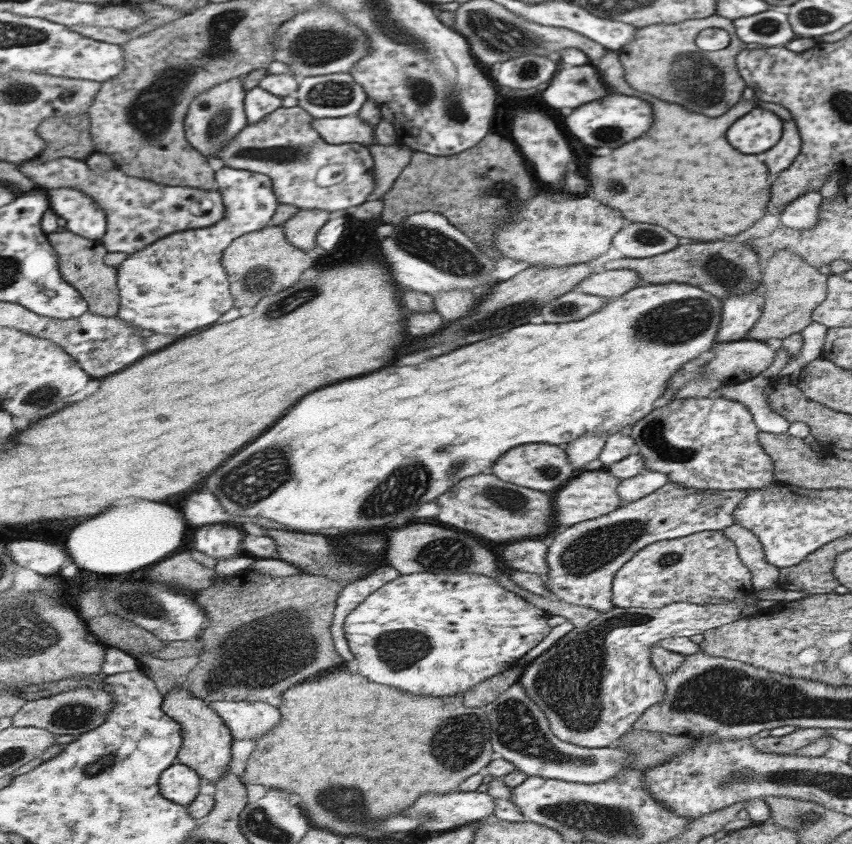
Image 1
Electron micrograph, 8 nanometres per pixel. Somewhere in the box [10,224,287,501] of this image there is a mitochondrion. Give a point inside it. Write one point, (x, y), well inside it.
(37, 397)

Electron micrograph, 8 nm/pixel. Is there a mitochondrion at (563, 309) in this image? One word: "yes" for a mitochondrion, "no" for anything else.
yes

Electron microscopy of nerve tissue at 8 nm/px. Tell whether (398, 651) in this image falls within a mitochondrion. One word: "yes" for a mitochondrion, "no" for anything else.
yes

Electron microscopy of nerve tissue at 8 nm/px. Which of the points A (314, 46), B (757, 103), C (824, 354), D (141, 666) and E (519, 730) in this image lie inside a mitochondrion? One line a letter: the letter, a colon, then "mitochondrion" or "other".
A: mitochondrion
B: other
C: other
D: other
E: mitochondrion

